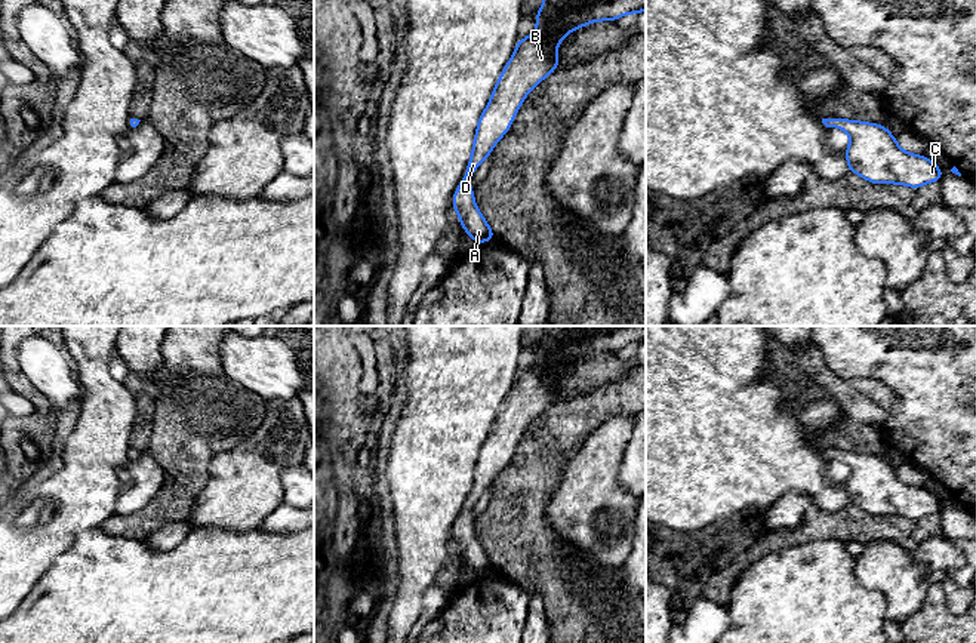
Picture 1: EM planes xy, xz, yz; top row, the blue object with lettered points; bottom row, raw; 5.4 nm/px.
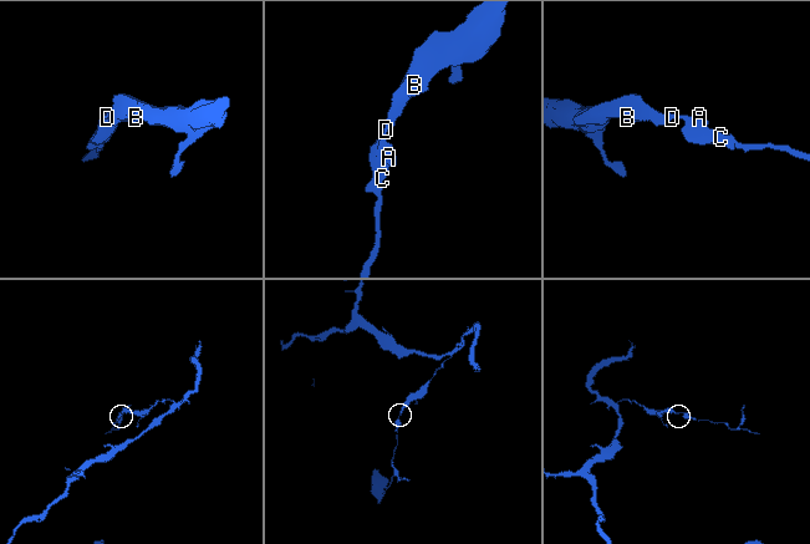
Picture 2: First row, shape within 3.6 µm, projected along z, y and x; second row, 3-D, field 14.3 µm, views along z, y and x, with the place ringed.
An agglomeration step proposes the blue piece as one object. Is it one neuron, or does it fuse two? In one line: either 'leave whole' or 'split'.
leave whole

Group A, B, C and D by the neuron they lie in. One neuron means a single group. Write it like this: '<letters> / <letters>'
A B C D

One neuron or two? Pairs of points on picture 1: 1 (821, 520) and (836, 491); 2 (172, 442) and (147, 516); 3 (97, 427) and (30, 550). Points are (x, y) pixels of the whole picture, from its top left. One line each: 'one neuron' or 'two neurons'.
1: two neurons
2: one neuron
3: one neuron

